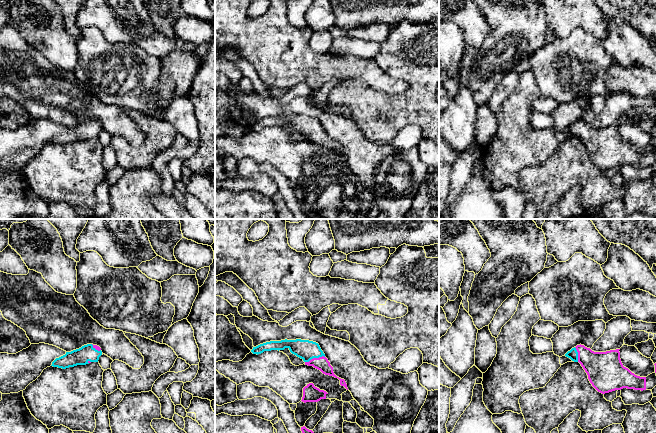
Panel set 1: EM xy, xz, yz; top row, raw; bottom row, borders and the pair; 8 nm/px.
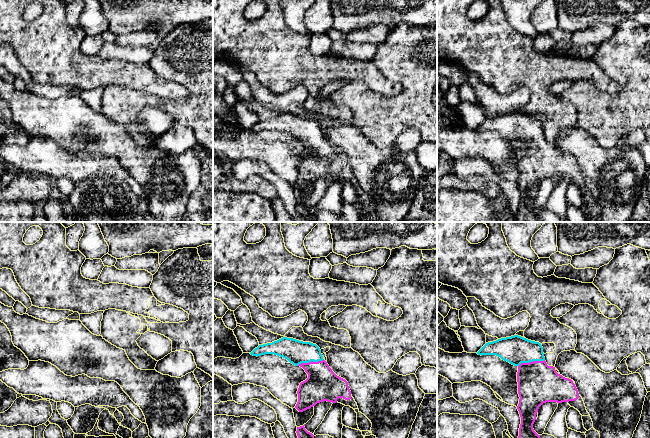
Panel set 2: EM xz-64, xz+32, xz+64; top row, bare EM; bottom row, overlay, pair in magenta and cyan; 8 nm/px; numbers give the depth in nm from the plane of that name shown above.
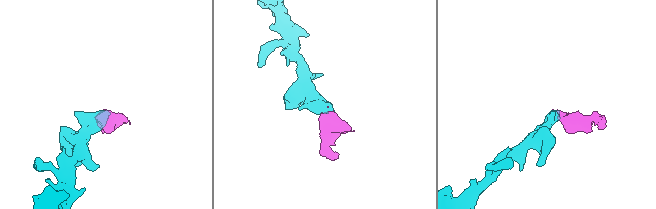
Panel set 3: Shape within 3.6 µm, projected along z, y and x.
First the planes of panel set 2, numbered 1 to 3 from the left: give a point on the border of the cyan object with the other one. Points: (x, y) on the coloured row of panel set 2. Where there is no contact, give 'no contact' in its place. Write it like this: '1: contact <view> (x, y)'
1: no contact
2: contact xz+32 (311, 361)
3: contact xz+64 (531, 362)

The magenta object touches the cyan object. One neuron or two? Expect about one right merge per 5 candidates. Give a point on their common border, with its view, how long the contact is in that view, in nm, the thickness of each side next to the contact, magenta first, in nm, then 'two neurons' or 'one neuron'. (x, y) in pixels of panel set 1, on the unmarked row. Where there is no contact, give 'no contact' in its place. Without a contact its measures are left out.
xz (314, 134) | 170 nm | 110/160 nm | one neuron

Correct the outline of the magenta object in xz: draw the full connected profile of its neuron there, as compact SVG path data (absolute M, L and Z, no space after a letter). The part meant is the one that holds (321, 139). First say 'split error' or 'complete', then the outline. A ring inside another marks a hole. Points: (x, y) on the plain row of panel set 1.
split error; M301 115L270 117L253 123L251 128L258 131L264 127L279 127L284 126L285 124L288 124L292 130L301 134L305 138L305 141L313 142L325 151L338 154L340 156L340 161L348 166L345 156L334 150L333 143L330 141L330 138L316 118Z

